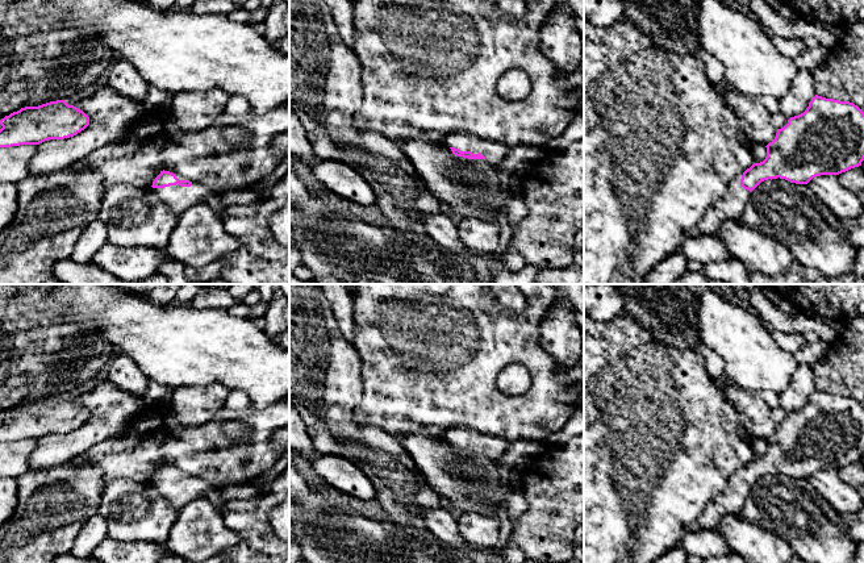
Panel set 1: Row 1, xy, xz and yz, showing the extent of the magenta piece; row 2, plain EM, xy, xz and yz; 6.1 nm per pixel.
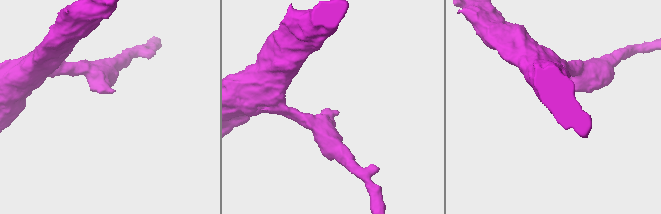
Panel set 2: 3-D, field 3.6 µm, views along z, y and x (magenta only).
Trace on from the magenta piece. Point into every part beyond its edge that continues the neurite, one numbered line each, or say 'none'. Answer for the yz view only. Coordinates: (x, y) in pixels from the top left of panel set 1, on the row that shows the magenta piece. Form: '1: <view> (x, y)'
1: yz (733, 204)

